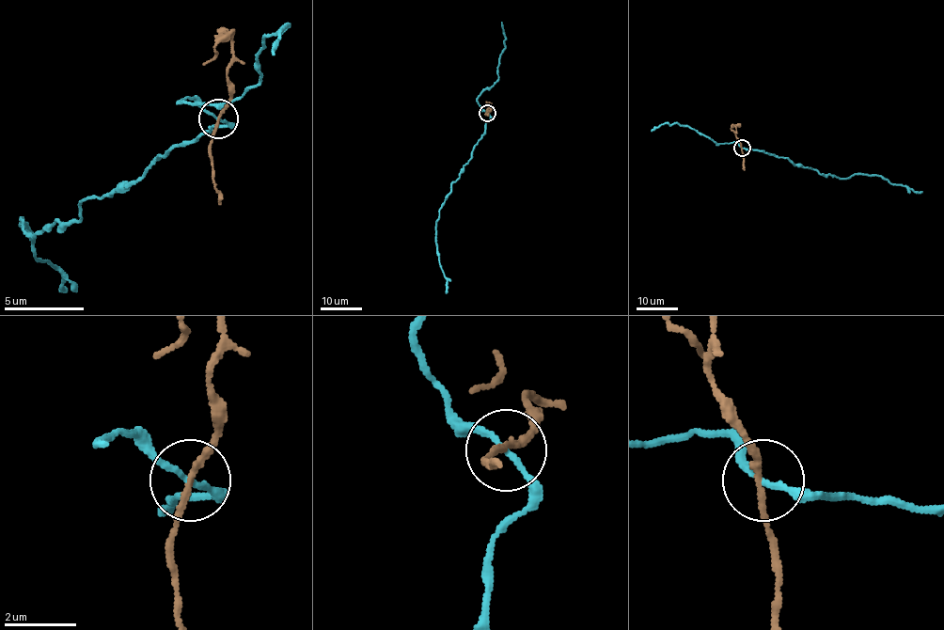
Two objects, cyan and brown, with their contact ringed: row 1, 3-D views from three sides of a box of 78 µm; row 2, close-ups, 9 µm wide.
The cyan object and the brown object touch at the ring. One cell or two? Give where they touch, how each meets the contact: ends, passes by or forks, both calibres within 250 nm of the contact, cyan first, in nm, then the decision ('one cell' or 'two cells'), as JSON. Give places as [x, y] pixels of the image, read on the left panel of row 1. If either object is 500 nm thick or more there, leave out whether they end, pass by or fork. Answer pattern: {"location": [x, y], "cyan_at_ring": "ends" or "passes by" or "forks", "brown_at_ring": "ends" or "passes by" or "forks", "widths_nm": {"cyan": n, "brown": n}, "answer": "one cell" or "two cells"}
{"location": [218, 118], "cyan_at_ring": "passes by", "brown_at_ring": "passes by", "widths_nm": {"cyan": 130, "brown": 170}, "answer": "two cells"}

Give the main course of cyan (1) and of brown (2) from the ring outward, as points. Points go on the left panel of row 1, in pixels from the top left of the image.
1: (217, 119), (229, 124), (86, 199), (82, 215), (34, 235), (23, 219), (58, 291)
2: (217, 119), (229, 100), (233, 40), (213, 48), (201, 64)

